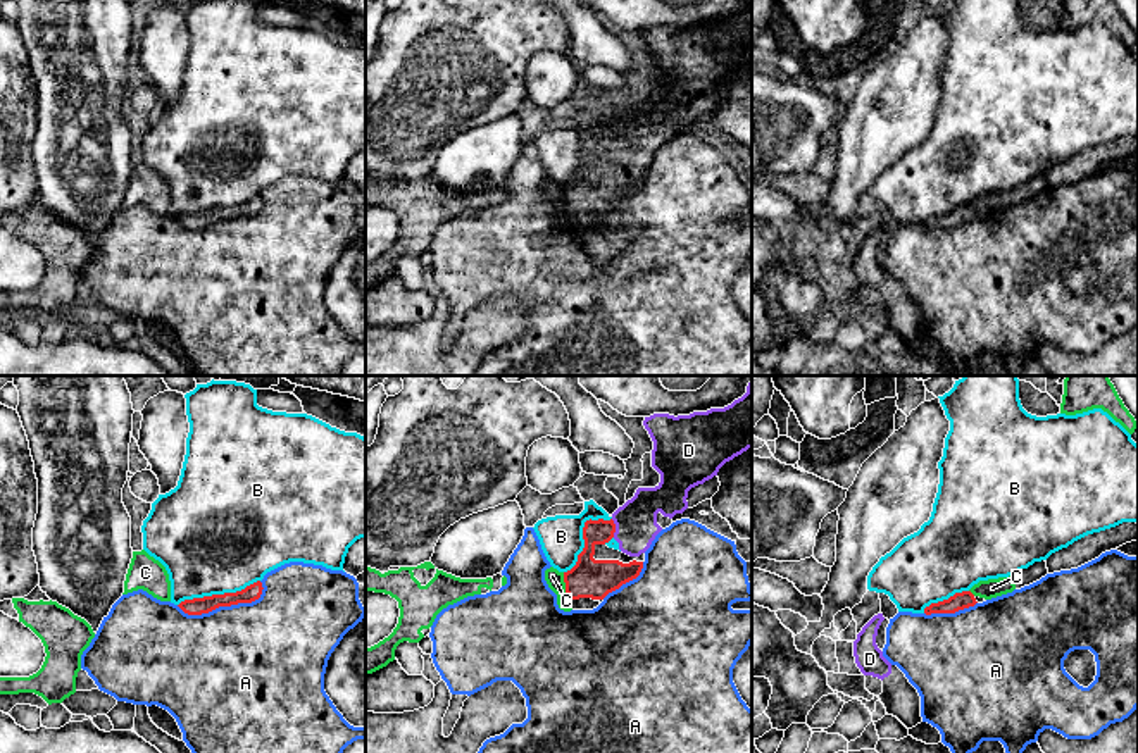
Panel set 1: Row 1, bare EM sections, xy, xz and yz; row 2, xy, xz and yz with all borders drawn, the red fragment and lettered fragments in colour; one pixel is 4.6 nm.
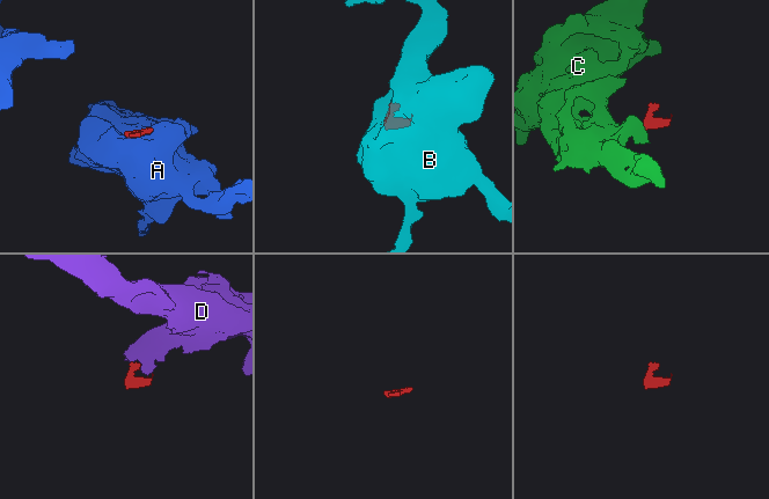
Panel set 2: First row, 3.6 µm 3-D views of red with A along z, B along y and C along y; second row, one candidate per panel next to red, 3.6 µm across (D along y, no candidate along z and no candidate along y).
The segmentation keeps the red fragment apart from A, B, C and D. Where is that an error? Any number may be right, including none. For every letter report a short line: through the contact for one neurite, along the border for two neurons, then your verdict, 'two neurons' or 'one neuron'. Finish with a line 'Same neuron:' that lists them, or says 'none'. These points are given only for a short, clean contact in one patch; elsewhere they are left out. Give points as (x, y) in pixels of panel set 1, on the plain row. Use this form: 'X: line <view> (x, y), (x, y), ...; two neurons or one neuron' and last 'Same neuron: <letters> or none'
A: two neurons
B: line xy (259, 193), (235, 205), (185, 212), (178, 219); two neurons
C: line xz (562, 186), (569, 214); two neurons
D: one neuron
Same neuron: D

